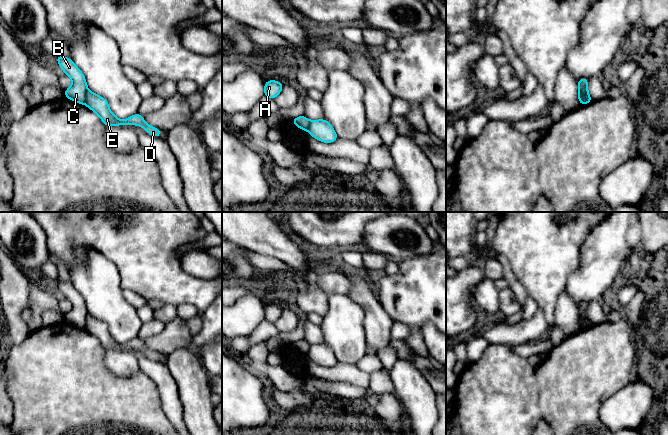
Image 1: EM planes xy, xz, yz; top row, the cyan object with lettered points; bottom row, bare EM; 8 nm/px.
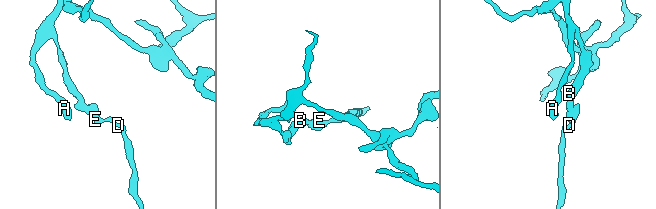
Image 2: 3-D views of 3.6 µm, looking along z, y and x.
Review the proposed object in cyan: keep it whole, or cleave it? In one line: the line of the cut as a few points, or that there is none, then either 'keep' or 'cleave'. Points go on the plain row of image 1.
cut xy (88, 314), (84, 327); cleave

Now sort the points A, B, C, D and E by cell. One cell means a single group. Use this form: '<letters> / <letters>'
A B C / D E

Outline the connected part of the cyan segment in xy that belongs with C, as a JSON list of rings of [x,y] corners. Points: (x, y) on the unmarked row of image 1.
[[[59,278],[55,283],[64,297],[72,304],[71,311],[64,314],[64,320],[79,328],[85,328],[88,311],[84,298],[71,282],[62,281]]]

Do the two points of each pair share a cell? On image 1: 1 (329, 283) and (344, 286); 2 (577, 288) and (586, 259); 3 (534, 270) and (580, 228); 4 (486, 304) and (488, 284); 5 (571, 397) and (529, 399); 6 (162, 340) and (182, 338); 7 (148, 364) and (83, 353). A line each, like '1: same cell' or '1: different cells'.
1: same cell
2: same cell
3: same cell
4: same cell
5: different cells
6: same cell
7: different cells

